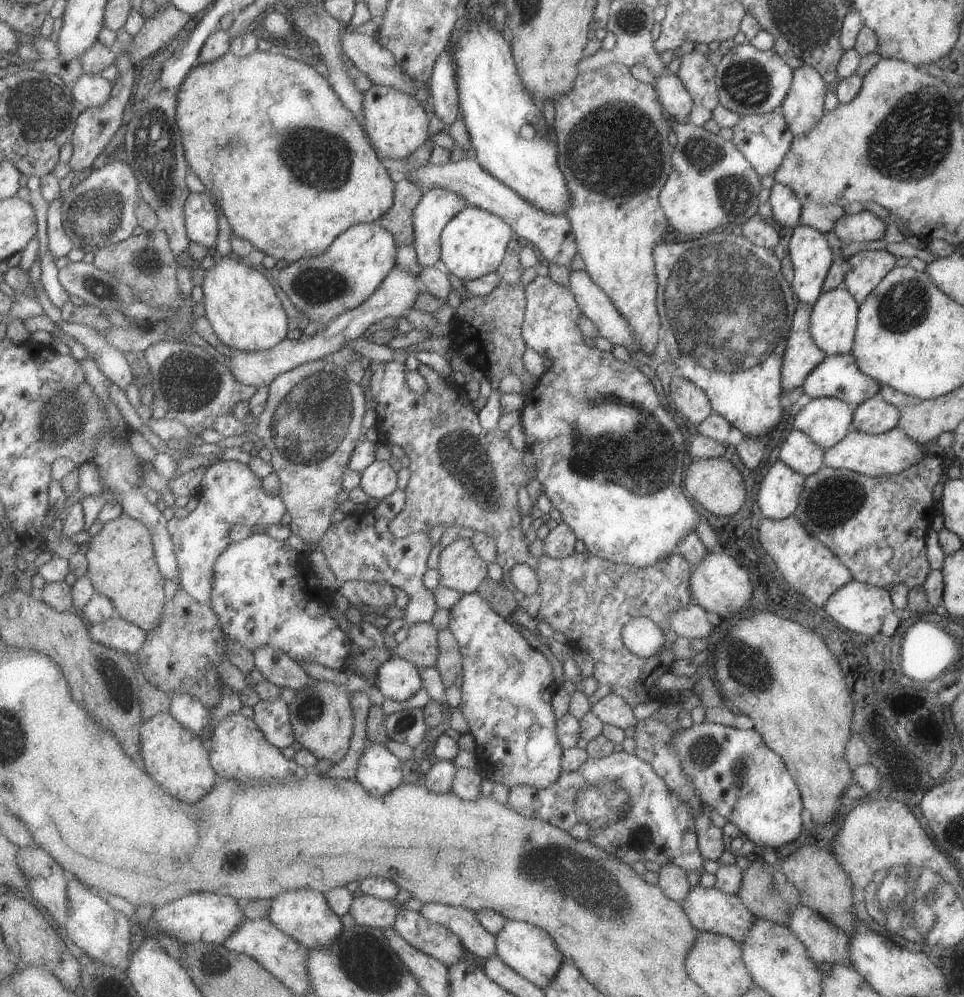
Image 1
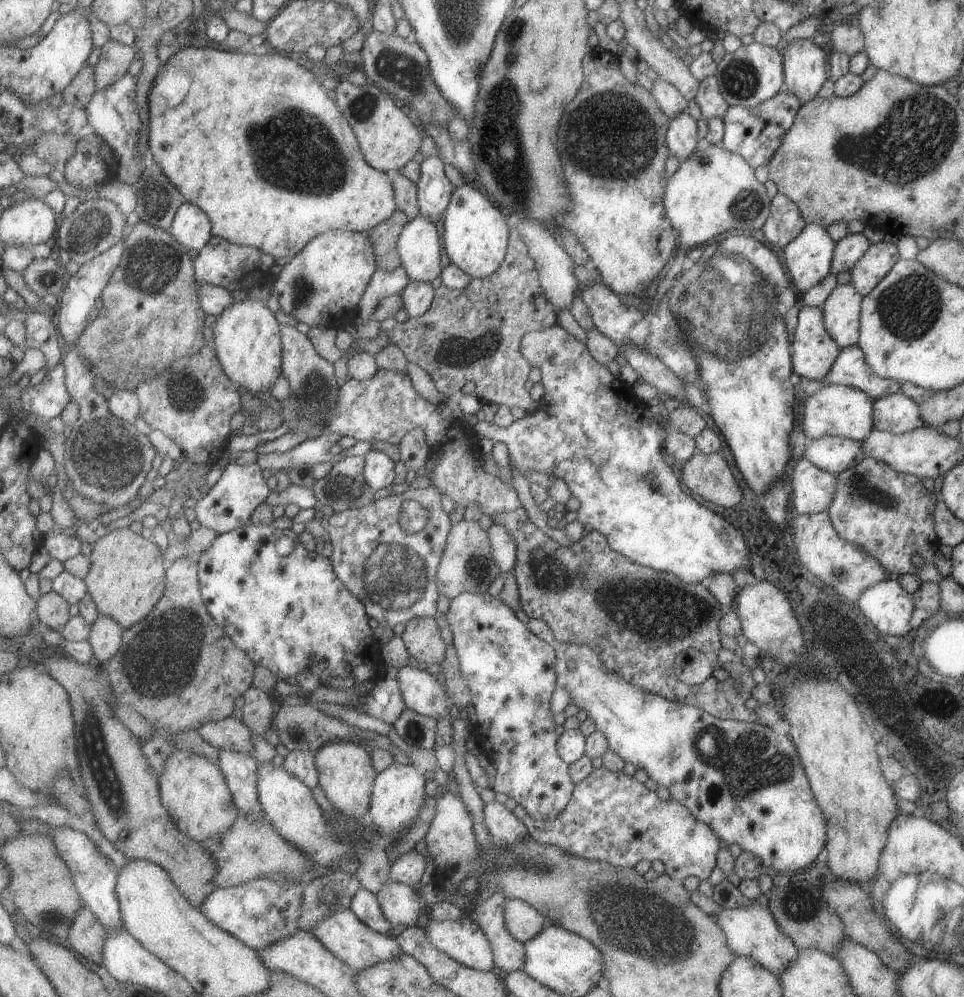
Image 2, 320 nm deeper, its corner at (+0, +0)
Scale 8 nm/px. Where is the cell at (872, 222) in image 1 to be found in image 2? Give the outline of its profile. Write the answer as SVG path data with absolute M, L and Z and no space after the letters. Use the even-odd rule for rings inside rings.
M849 233L835 243L831 259L831 274L849 272L852 266L865 254L869 244L861 233Z

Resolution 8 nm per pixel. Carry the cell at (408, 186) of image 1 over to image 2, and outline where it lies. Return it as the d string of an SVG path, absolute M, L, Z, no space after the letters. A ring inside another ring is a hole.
M397 211L388 221L367 232L374 246L379 269L394 271L402 266L398 240L409 222L403 211Z

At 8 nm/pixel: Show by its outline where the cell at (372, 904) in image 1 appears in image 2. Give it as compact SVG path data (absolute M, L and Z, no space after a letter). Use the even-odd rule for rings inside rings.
M389 880L378 892L386 917L394 924L417 924L425 903L421 896L408 884Z

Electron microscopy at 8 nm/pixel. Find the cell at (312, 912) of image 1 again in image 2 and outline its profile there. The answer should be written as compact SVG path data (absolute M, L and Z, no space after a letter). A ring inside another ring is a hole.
M353 909L334 911L329 918L318 924L313 932L329 950L332 950L340 959L343 959L349 966L355 967L355 970L358 971L375 966L383 961L398 959L405 952L398 941L398 937L386 936L386 934L371 928L353 912Z

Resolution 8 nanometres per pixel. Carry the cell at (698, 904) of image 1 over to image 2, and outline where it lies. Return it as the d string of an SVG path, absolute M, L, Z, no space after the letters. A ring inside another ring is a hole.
M767 894L759 895L754 901L754 904L750 907L723 909L715 917L715 920L725 935L727 946L732 950L735 956L739 955L742 957L749 957L774 975L779 975L782 973L797 958L799 951L798 948L794 945L791 938L789 938L778 927L778 924L775 922L772 914L769 912Z

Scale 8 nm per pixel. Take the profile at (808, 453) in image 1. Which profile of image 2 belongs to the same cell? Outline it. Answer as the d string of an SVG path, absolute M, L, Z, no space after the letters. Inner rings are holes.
M843 437L807 440L803 457L821 470L839 474L861 462L864 450L860 442Z

